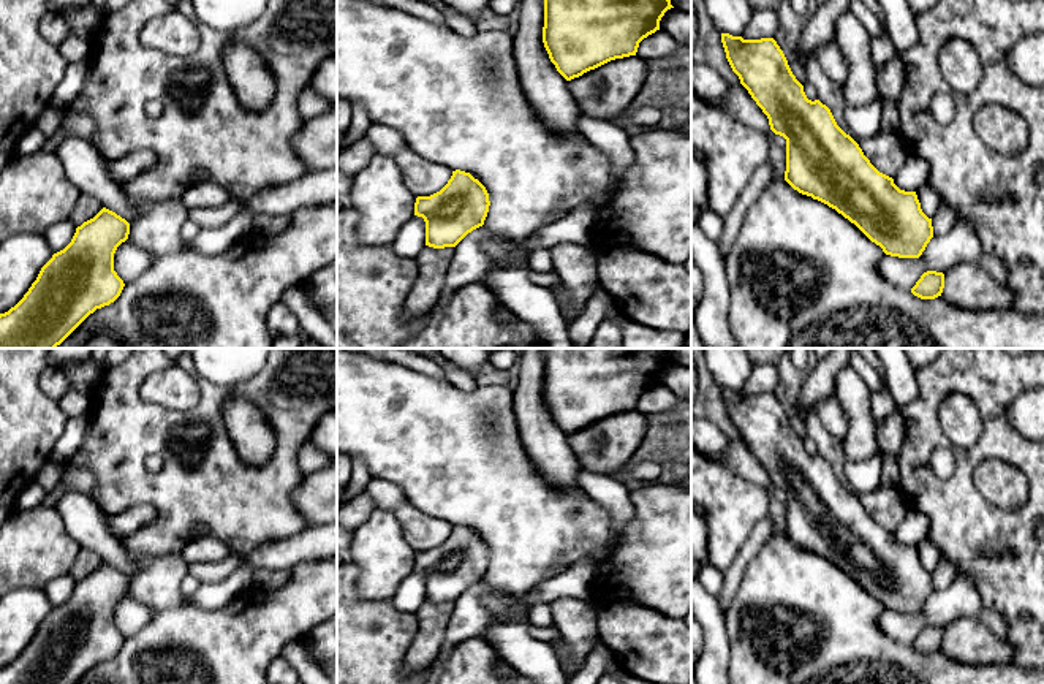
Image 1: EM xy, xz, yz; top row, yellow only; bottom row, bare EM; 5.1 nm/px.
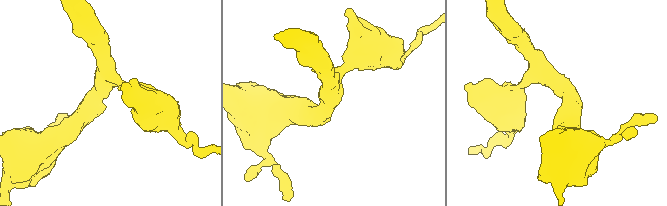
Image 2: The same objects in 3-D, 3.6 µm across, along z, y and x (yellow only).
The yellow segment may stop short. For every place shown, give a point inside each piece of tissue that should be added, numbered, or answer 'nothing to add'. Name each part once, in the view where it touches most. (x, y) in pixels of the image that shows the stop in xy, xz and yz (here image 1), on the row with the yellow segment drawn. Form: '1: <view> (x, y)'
nothing to add

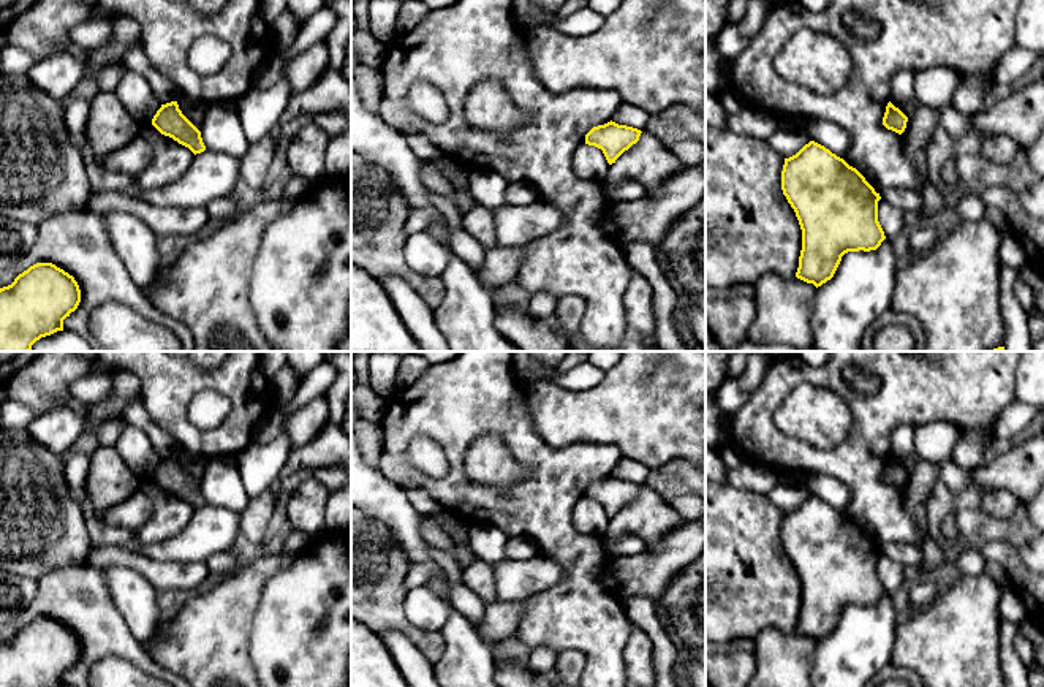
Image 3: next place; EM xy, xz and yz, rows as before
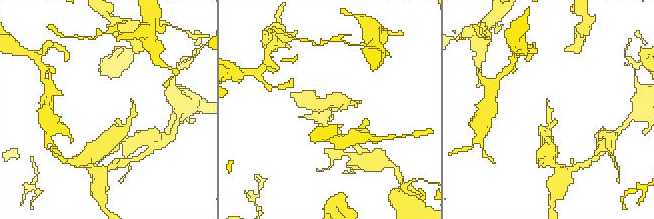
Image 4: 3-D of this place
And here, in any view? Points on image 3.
nothing to add

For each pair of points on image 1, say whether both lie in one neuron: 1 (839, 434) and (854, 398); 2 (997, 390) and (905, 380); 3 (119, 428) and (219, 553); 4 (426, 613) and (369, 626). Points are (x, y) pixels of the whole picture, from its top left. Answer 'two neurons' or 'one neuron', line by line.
1: two neurons
2: two neurons
3: two neurons
4: two neurons

